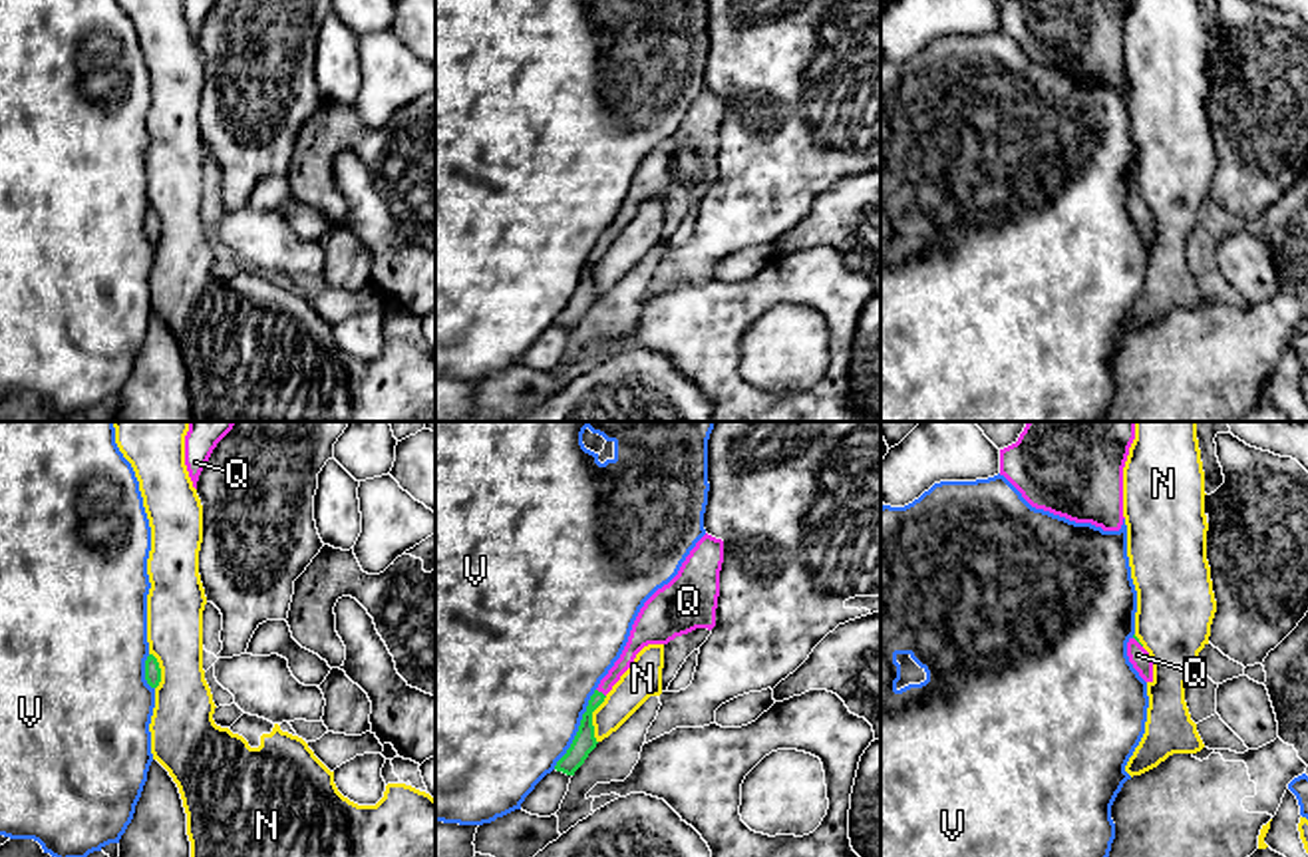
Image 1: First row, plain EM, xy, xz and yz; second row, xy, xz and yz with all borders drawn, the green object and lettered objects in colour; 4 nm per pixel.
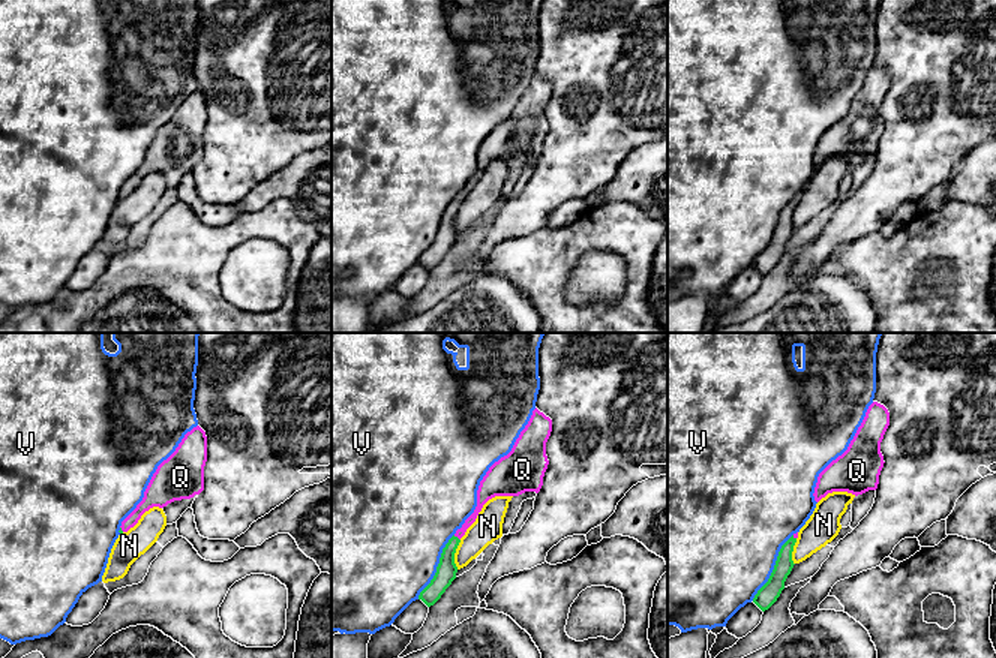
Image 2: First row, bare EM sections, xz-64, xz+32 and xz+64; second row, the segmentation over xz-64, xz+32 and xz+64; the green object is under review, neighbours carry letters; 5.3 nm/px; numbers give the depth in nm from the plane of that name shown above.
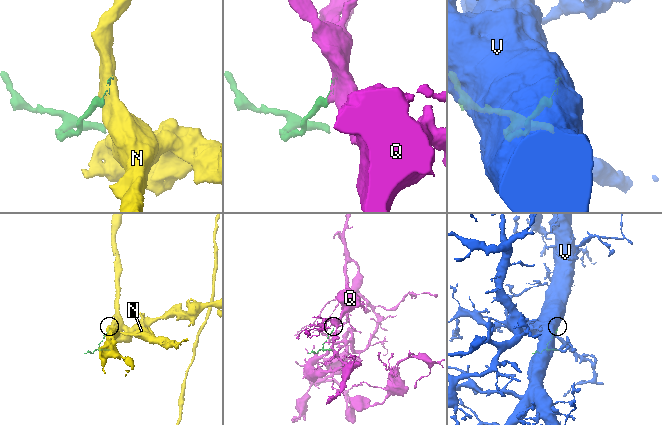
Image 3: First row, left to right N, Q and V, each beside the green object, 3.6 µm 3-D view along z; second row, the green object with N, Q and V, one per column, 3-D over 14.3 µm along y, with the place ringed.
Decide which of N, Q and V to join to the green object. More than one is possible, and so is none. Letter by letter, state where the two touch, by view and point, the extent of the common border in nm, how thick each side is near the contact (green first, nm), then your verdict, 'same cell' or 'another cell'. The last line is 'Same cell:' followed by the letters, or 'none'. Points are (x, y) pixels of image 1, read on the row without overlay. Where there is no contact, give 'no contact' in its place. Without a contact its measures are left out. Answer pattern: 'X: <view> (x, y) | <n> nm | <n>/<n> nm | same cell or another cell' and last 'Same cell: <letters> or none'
N: xz (591, 275) | 200 nm | 90/150 nm | another cell
Q: xz (601, 247) | 50 nm | 90/70 nm | same cell
V: xz (579, 283) | 360 nm | 90/500 nm | another cell
Same cell: Q

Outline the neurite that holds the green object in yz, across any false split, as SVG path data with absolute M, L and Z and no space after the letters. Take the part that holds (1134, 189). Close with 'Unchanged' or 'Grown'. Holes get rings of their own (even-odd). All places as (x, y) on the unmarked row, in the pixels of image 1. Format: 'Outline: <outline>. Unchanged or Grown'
Outline: M1135 189L1127 197L1127 211L1139 231L1145 237L1153 237L1153 215L1149 207L1139 199L1139 193Z. Grown

